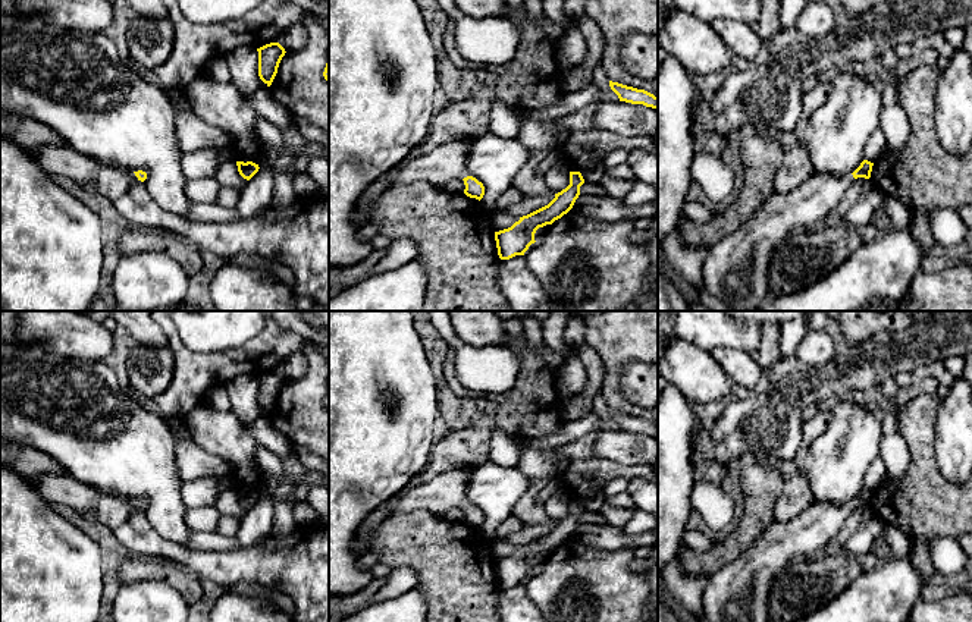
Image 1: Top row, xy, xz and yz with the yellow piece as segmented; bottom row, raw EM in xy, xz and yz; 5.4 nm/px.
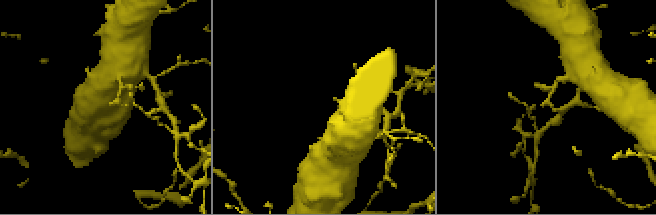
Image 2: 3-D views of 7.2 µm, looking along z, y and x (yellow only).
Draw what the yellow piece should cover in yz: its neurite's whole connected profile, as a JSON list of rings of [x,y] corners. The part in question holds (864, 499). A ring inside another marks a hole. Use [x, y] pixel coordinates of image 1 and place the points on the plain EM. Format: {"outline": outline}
{"outline": [[[863,489],[850,503],[813,502],[803,513],[787,521],[777,521],[746,549],[734,562],[712,574],[703,590],[702,616],[708,622],[769,622],[768,596],[775,577],[784,566],[799,559],[812,557],[827,547],[843,528],[857,506],[871,506],[874,491]]]}

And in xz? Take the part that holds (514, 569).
{"outline": [[[570,500],[570,513],[545,535],[520,546],[511,556],[495,560],[498,584],[501,588],[509,588],[515,584],[524,584],[539,556],[552,553],[555,549],[567,543],[580,524],[580,515],[584,508],[580,500]]]}

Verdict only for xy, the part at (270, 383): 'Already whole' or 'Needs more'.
Already whole

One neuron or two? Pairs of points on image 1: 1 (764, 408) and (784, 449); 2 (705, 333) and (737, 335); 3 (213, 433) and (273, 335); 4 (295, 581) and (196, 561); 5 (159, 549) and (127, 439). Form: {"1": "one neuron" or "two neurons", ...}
{"1": "one neuron", "2": "one neuron", "3": "two neurons", "4": "one neuron", "5": "two neurons"}

